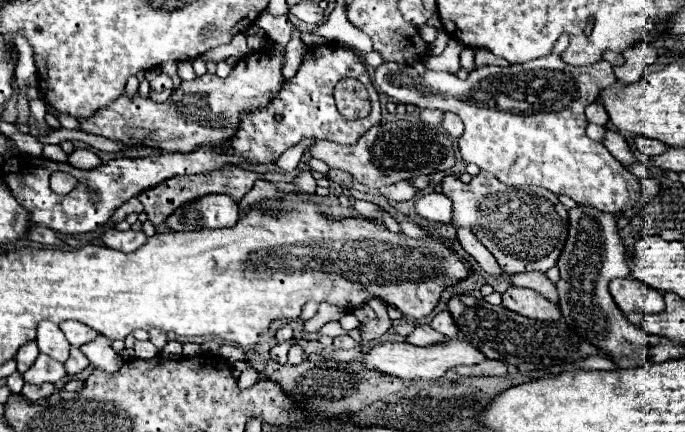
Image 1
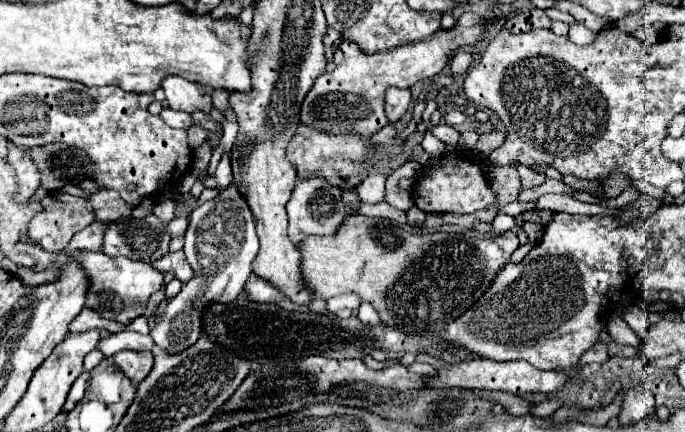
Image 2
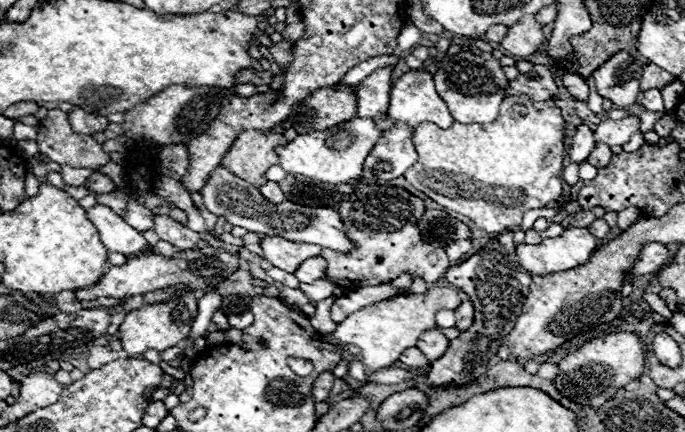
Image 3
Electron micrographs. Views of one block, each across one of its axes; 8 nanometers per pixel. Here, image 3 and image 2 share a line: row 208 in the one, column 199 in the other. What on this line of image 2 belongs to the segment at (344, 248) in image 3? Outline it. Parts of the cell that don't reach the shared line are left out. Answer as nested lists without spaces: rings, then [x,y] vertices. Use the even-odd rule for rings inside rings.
[[[234,184],[228,186],[218,198],[204,202],[192,212],[184,238],[184,254],[194,270],[194,276],[166,304],[162,320],[150,330],[152,340],[166,354],[178,354],[196,344],[202,332],[202,308],[206,308],[210,300],[218,300],[222,304],[236,300],[242,294],[242,284],[246,284],[252,272],[252,260],[258,254],[258,236],[252,212]]]

